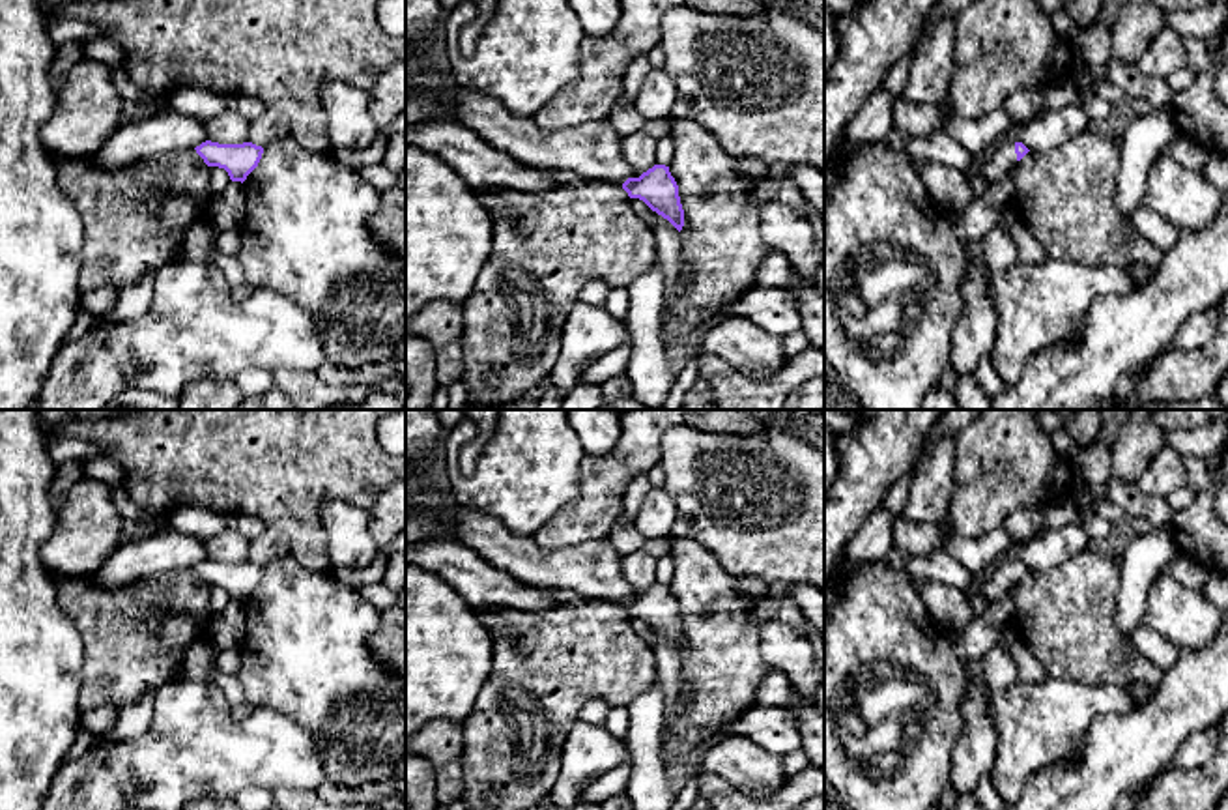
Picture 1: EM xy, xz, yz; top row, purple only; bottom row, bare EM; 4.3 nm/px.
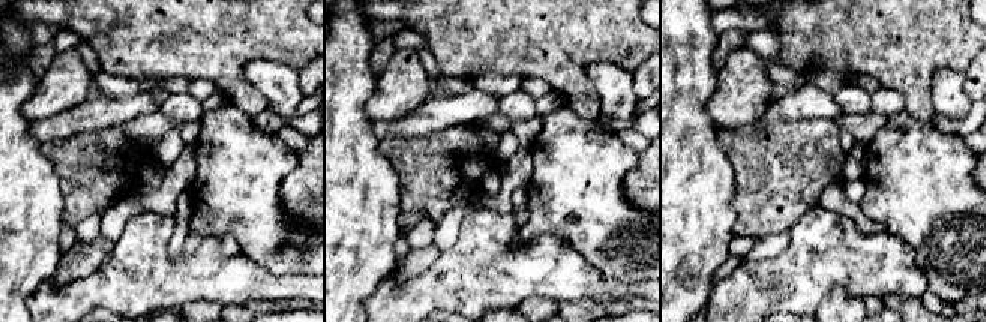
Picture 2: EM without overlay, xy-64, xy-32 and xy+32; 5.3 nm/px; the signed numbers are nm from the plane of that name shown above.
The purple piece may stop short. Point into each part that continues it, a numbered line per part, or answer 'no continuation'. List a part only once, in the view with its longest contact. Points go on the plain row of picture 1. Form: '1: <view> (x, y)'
1: yz (1002, 578)

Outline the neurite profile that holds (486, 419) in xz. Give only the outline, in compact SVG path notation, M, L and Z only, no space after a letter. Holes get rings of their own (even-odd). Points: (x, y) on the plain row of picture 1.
M462 410L465 419L475 423L484 436L492 436L499 410Z

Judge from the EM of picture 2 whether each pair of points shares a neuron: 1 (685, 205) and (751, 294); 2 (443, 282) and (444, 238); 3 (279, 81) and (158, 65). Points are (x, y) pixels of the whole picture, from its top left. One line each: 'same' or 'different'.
1: different
2: different
3: different

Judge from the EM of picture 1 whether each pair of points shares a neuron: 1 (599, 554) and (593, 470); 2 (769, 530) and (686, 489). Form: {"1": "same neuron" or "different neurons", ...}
{"1": "different neurons", "2": "same neuron"}

